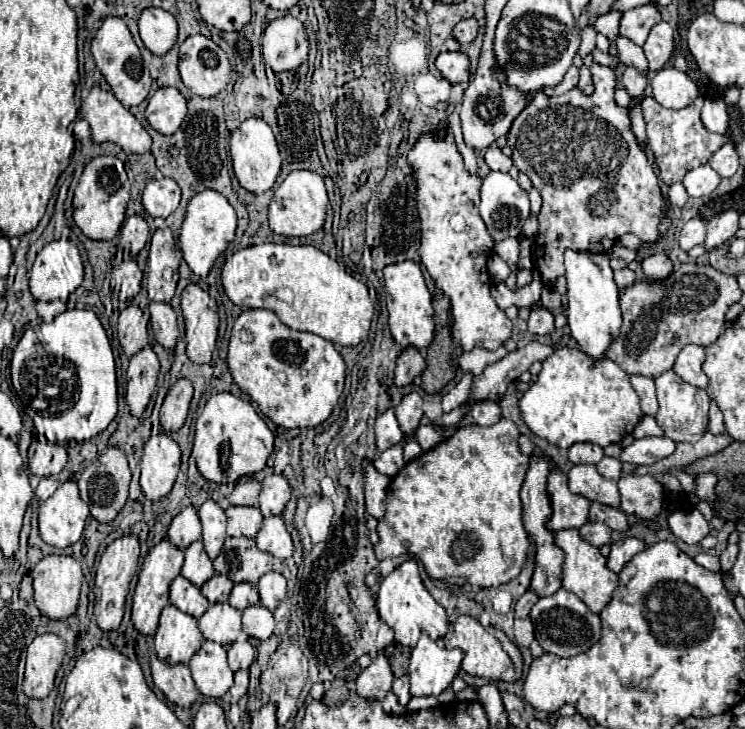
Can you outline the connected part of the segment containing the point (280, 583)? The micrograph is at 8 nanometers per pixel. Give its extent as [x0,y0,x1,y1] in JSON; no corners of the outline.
[257,573,287,609]

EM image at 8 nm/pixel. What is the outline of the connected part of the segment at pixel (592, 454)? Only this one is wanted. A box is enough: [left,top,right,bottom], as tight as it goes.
[569,443,603,465]

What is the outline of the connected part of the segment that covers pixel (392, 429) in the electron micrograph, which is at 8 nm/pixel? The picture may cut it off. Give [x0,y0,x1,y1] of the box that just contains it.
[375,411,403,453]

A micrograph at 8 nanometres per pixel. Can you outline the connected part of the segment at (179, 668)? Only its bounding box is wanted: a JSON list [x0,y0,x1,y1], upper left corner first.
[151,657,199,709]

